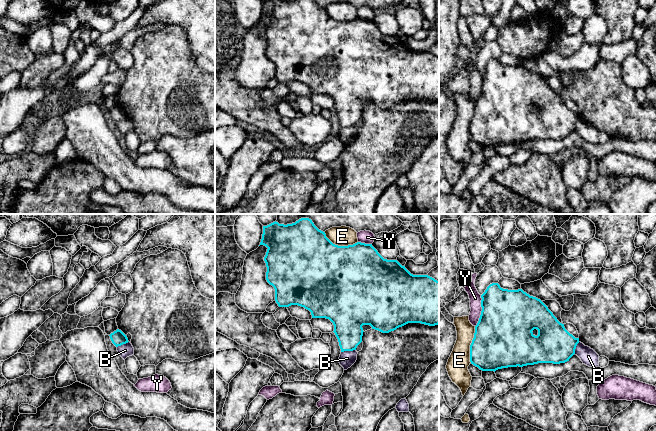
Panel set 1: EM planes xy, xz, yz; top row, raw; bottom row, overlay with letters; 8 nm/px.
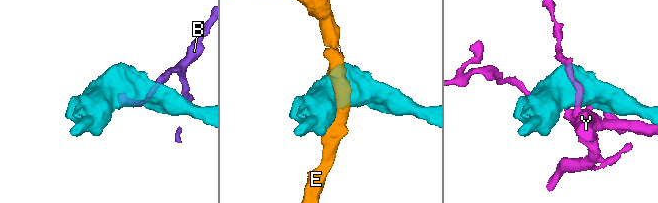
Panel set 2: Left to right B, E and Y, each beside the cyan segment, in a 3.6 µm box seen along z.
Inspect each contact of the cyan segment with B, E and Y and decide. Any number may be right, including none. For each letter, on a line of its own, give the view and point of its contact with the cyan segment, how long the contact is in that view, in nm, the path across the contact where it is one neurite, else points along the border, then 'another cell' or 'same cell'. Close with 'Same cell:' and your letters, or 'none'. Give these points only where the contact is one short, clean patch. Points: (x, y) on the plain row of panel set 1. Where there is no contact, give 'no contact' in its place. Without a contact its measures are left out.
B: xz (348, 126) | 120 nm | along xz (355, 125), (341, 128) | another cell
E: yz (471, 120) | 300 nm | another cell
Y: yz (481, 87) | 260 nm | another cell
Same cell: none

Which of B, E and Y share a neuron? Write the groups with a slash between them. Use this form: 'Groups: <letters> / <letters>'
Groups: B / E / Y

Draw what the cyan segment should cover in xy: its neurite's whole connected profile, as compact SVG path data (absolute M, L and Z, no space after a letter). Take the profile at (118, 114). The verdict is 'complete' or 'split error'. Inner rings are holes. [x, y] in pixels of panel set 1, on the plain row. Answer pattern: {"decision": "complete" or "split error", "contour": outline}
{"decision": "complete", "contour": "M117 105L113 109L111 109L109 112L110 112L112 119L116 123L121 122L121 121L129 118L127 112L119 105Z"}

